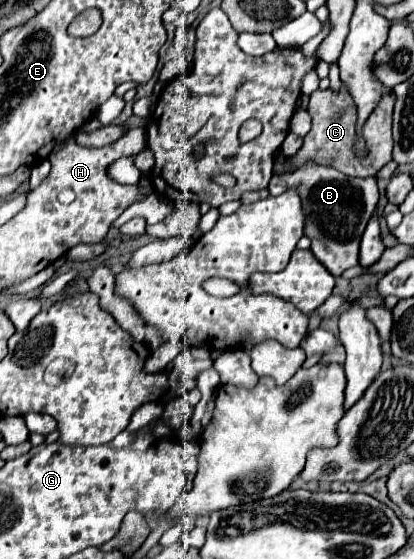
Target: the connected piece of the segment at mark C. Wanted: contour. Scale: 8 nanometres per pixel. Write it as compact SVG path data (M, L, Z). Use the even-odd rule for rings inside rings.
M342 83L338 91L332 91L330 87L316 89L310 95L310 105L308 105L308 113L312 117L312 129L304 137L304 143L298 149L298 153L286 159L286 165L292 169L298 169L298 167L314 161L316 165L332 165L334 169L338 169L350 177L374 177L386 163L392 161L392 131L390 131L392 105L394 105L394 95L388 87L384 87L380 103L376 105L376 109L370 113L370 117L362 125L362 129L360 129L362 133L358 133L356 105L354 105L354 99L350 97L350 91L346 89L346 85ZM360 135L364 135L364 147L366 147L366 153L362 153L362 155L356 153L356 141Z

